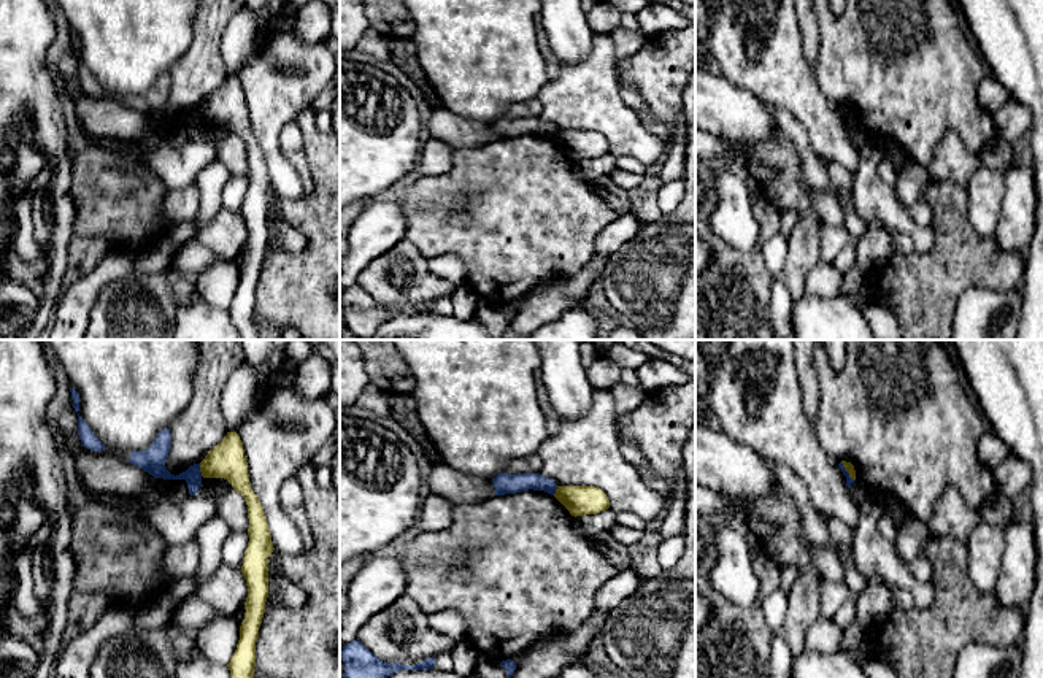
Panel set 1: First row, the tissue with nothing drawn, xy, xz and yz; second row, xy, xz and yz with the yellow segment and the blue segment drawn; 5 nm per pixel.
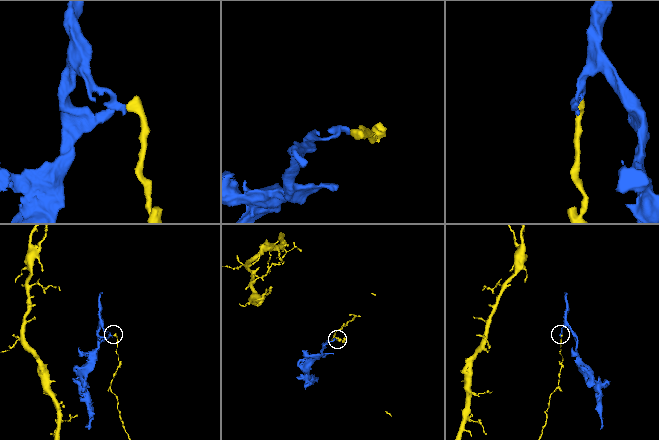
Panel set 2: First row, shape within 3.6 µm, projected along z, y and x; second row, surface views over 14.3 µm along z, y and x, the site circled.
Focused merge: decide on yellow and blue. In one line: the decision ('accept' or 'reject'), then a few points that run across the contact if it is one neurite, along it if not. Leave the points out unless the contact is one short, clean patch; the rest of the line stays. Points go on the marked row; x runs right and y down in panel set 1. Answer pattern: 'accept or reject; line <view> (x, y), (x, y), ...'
reject; line xy (199, 464), (202, 475)

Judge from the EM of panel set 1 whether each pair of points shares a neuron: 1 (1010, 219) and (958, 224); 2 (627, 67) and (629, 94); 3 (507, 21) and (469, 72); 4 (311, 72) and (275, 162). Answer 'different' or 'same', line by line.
1: different
2: different
3: same
4: same

